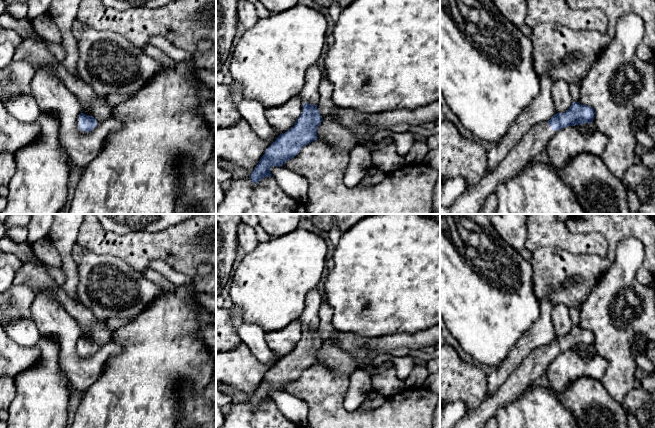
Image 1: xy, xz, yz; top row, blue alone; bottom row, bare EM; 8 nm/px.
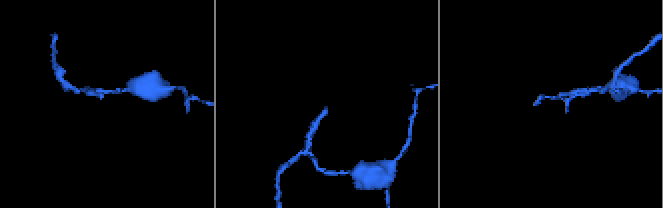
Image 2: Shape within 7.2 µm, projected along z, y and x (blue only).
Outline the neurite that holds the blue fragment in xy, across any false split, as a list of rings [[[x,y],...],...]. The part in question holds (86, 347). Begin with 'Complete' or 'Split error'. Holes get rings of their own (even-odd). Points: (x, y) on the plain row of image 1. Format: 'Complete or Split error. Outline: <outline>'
Split error. Outline: [[[82,336],[77,341],[76,351],[81,357],[90,356],[99,349],[99,346],[93,340],[87,340]]]

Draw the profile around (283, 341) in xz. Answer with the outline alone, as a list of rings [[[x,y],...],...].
[[[295,320],[285,328],[265,333],[265,340],[269,349],[277,353],[279,358],[287,356],[292,352],[302,337],[302,323]]]

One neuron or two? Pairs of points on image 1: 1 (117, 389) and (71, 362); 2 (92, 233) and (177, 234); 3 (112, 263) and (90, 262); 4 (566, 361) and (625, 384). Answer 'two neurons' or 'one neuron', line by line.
1: two neurons
2: one neuron
3: one neuron
4: two neurons

